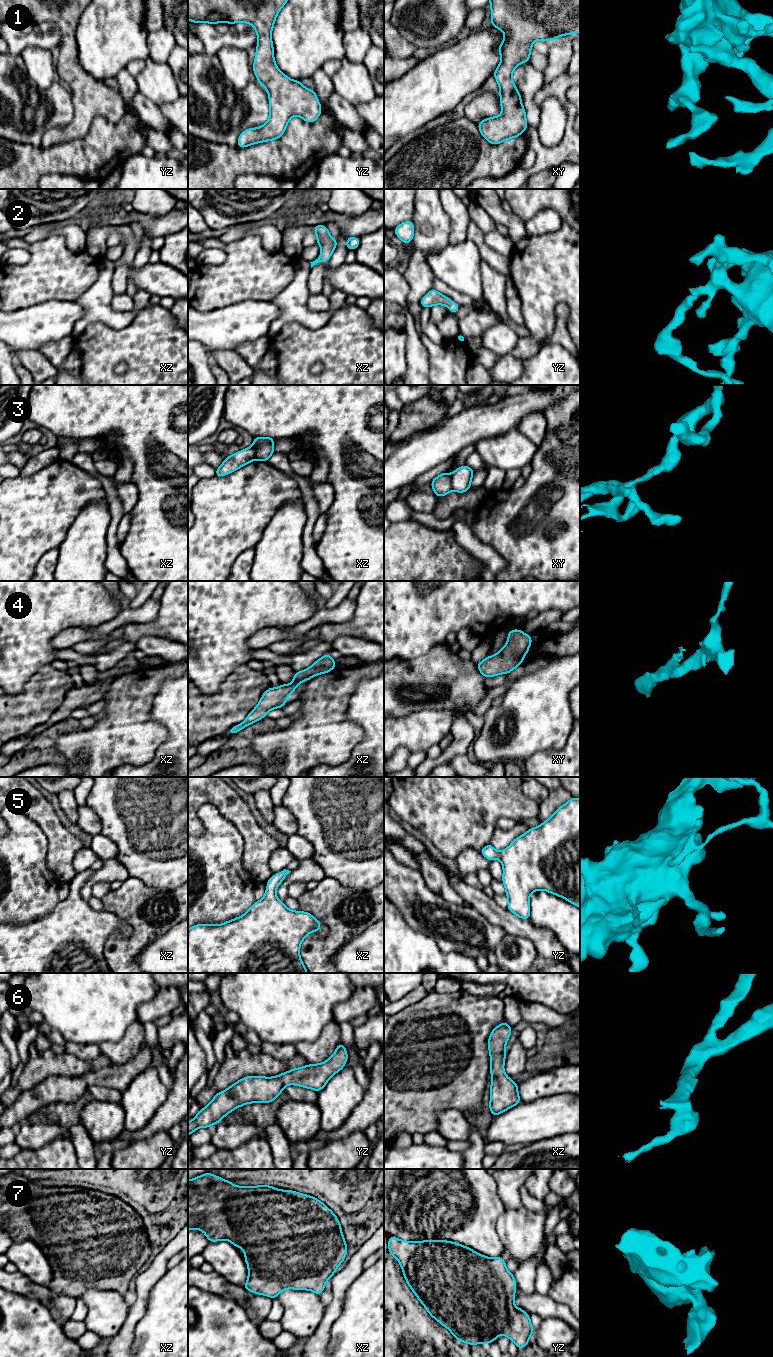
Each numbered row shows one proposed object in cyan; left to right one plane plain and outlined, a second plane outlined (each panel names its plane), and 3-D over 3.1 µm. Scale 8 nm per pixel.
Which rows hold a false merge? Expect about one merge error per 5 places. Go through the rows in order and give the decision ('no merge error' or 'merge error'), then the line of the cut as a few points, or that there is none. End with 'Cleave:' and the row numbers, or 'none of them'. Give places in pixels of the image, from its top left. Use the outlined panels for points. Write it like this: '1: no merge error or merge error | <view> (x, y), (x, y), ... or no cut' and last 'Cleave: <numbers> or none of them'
1: no merge error | no cut
2: no merge error | no cut
3: merge error | xy (450, 474), (450, 486), (452, 489)
4: no merge error | no cut
5: no merge error | no cut
6: no merge error | no cut
7: no merge error | no cut
Cleave: 3

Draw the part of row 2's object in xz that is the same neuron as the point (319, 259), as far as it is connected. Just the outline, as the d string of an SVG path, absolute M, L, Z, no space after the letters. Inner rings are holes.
M325 225L314 226L313 231L317 236L316 243L321 246L321 255L315 261L310 262L311 268L319 262L328 262L338 244L338 239L333 240L331 238L330 232Z

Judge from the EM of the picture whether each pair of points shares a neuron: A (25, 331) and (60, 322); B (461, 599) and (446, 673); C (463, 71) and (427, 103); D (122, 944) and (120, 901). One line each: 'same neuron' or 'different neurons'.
A: same neuron
B: different neurons
C: same neuron
D: same neuron

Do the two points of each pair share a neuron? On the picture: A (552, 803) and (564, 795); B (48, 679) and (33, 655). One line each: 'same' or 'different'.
A: same
B: different

